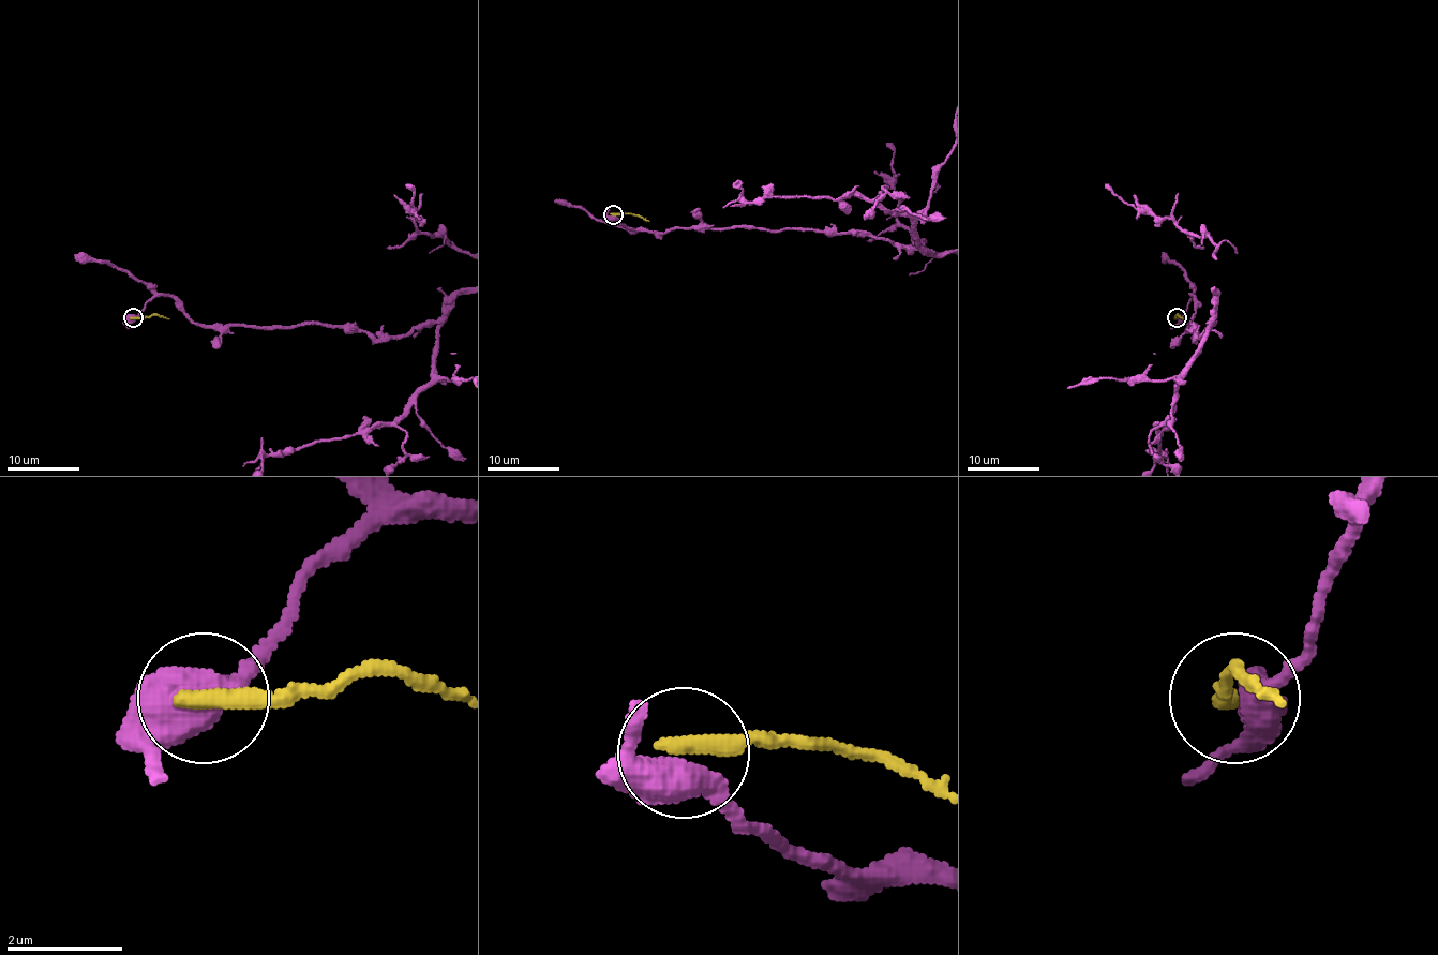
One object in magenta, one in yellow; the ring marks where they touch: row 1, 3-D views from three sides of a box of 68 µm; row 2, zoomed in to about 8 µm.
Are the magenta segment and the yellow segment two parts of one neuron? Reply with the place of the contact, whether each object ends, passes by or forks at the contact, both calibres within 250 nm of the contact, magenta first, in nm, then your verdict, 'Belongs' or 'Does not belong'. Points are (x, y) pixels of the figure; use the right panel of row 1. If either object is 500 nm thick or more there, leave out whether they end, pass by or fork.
Place: (1177, 317). Thickness 600 nm (magenta) against 360 nm. Does not belong

